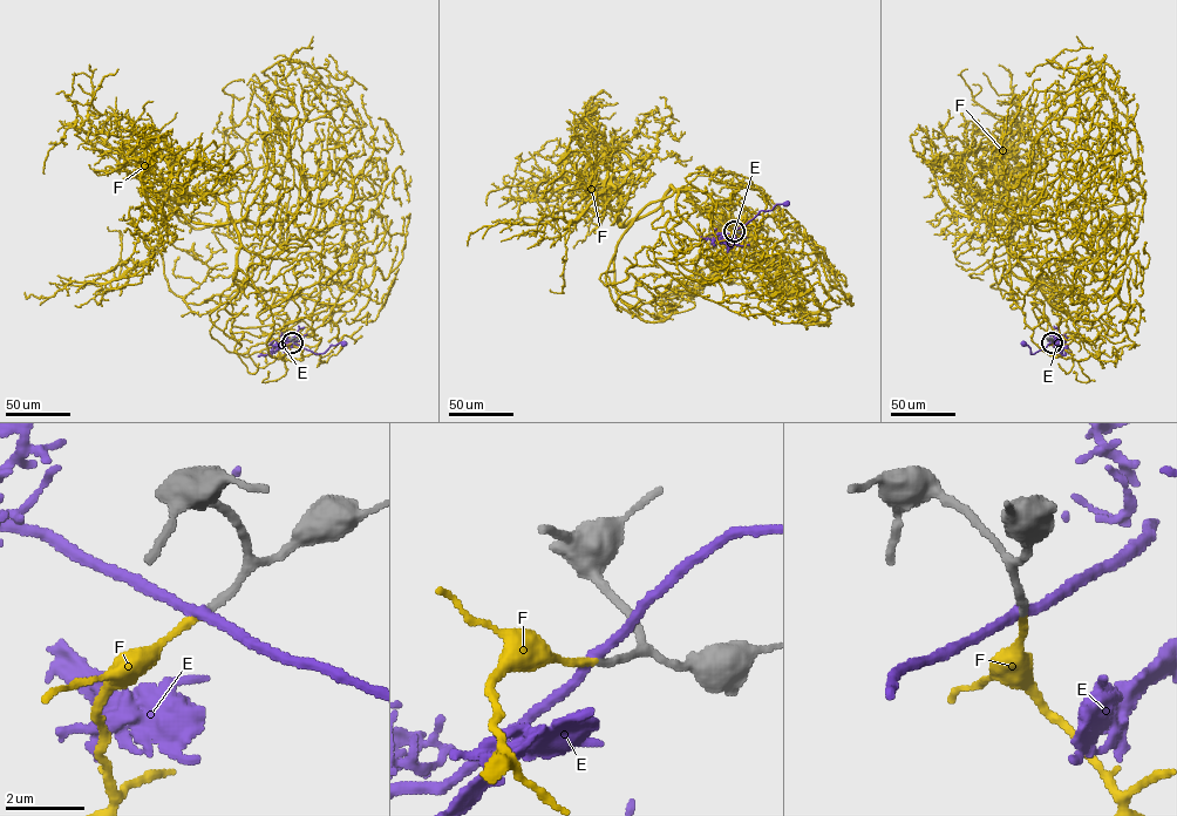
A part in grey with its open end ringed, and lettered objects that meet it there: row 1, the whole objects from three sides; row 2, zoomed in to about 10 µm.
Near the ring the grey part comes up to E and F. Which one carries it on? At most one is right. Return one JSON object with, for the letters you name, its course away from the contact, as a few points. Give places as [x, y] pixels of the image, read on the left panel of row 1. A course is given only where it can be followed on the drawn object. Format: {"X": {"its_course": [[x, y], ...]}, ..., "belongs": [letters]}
{"F": {"its_course": [[292, 342], [269, 354], [235, 225], [163, 202], [222, 185], [224, 130], [254, 93], [271, 110], [246, 84]]}, "belongs": ["F"]}

